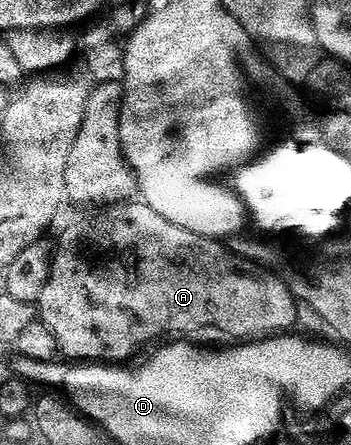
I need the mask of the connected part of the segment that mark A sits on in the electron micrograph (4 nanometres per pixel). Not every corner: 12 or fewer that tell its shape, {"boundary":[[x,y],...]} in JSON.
{"boundary":[[143,201],[55,240],[38,319],[72,361],[284,333],[283,279]]}

